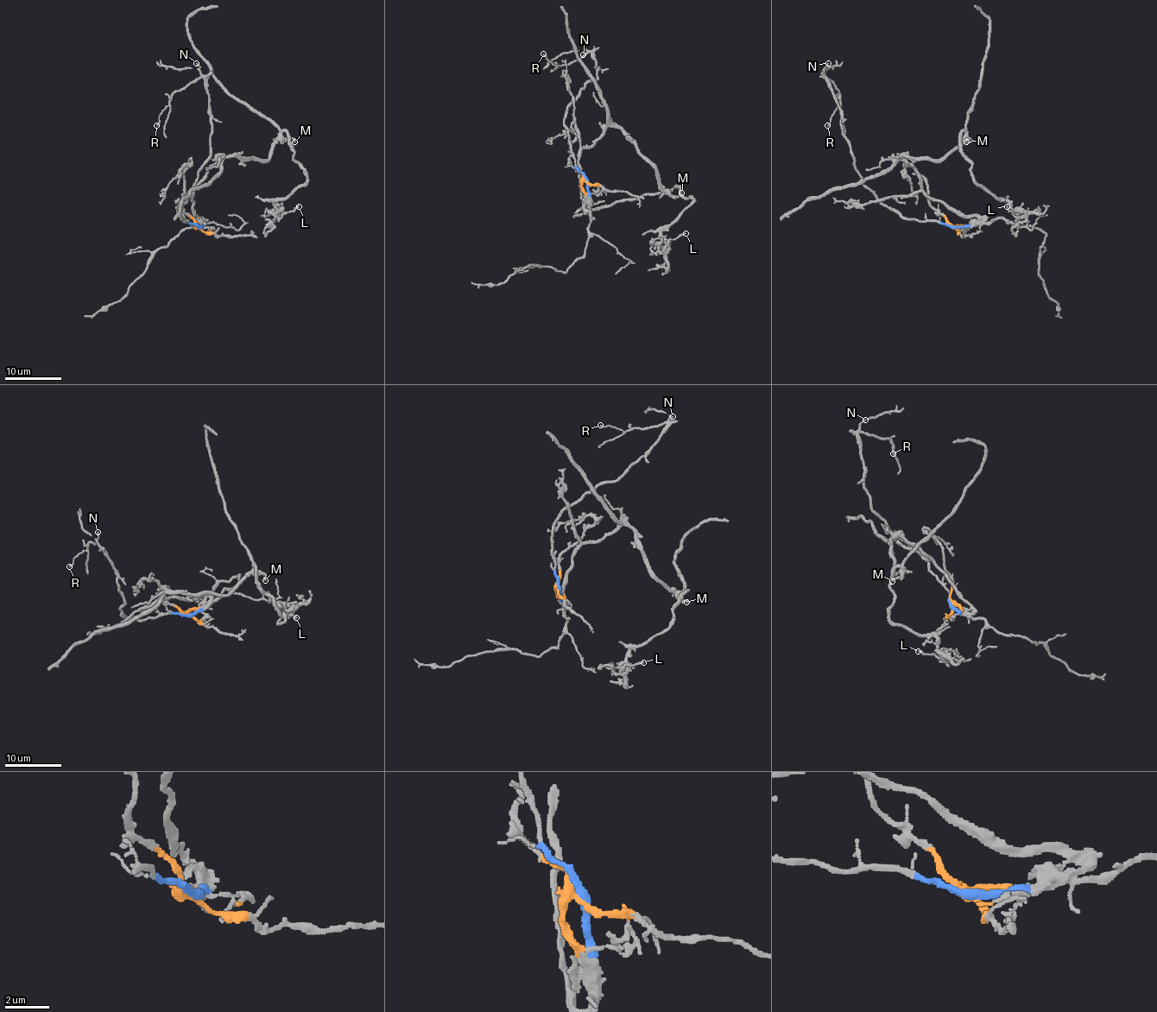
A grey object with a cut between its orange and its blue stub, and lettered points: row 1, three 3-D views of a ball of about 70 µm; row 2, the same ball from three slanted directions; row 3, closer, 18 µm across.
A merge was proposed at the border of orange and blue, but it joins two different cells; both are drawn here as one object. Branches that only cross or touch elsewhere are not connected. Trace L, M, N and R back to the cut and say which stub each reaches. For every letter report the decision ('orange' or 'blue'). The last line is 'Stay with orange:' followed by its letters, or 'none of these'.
L: orange
M: orange
N: blue
R: blue
Stay with orange: L, M

